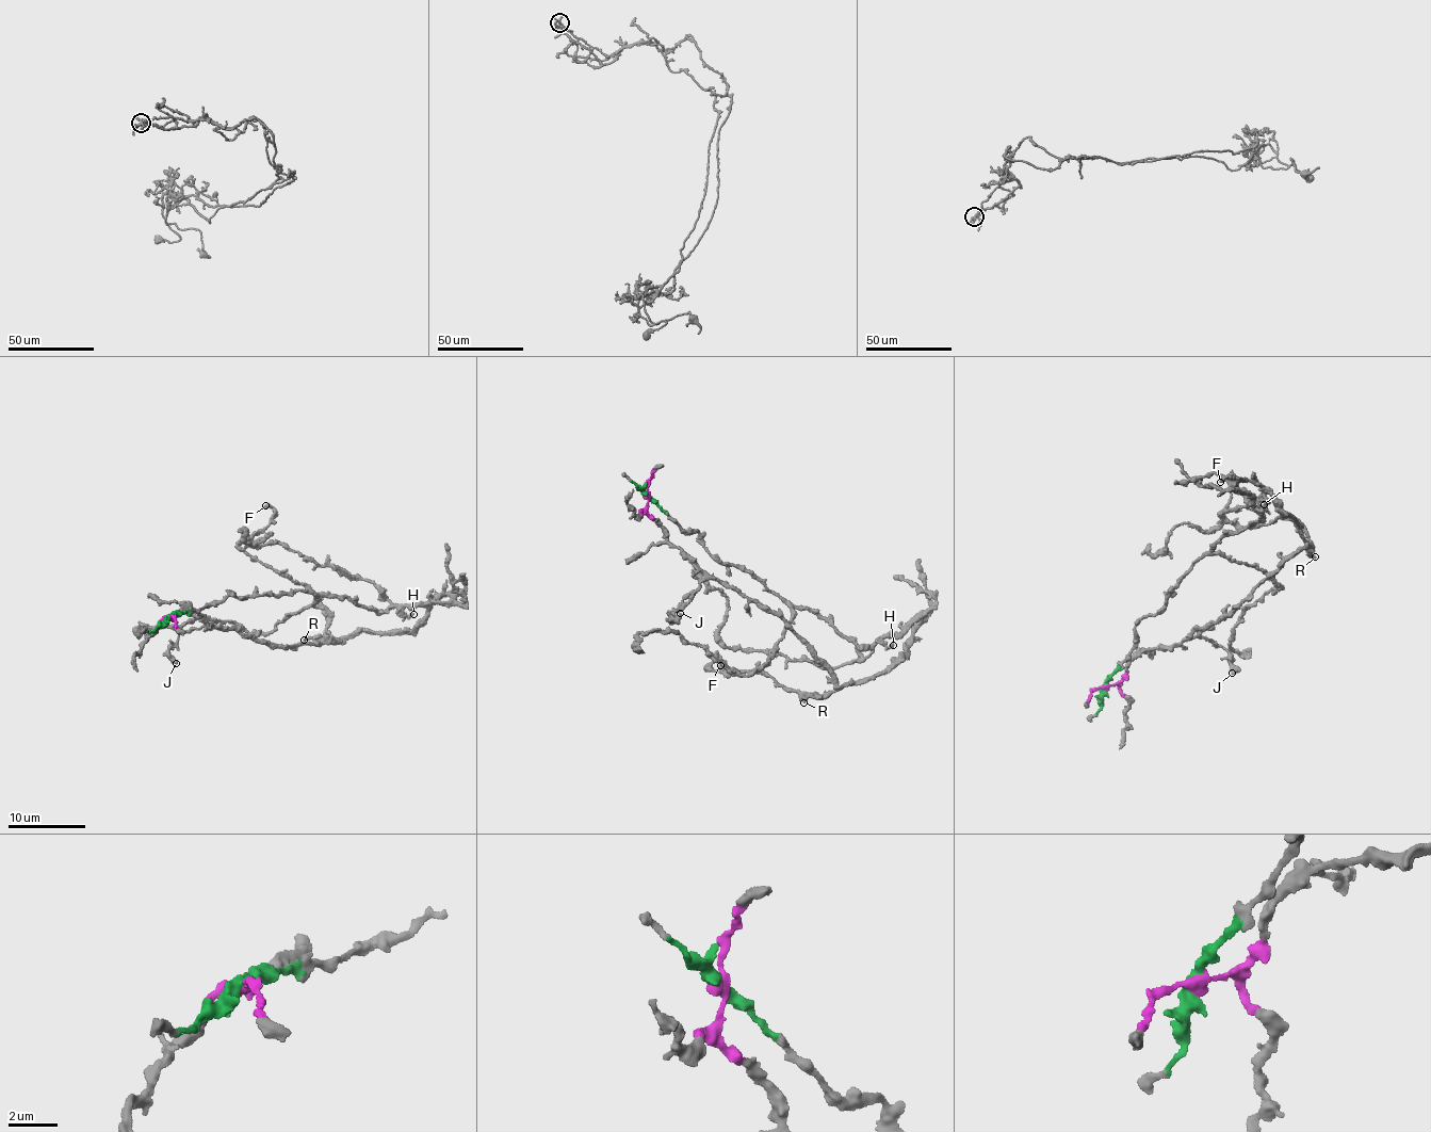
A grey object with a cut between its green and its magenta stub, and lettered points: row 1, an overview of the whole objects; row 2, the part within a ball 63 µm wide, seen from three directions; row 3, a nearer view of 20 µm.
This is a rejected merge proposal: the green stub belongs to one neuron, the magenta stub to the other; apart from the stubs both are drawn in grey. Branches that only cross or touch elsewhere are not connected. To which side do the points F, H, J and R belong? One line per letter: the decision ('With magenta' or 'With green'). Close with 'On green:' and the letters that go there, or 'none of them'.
F: With magenta
H: With green
J: With magenta
R: With magenta
On green: H

